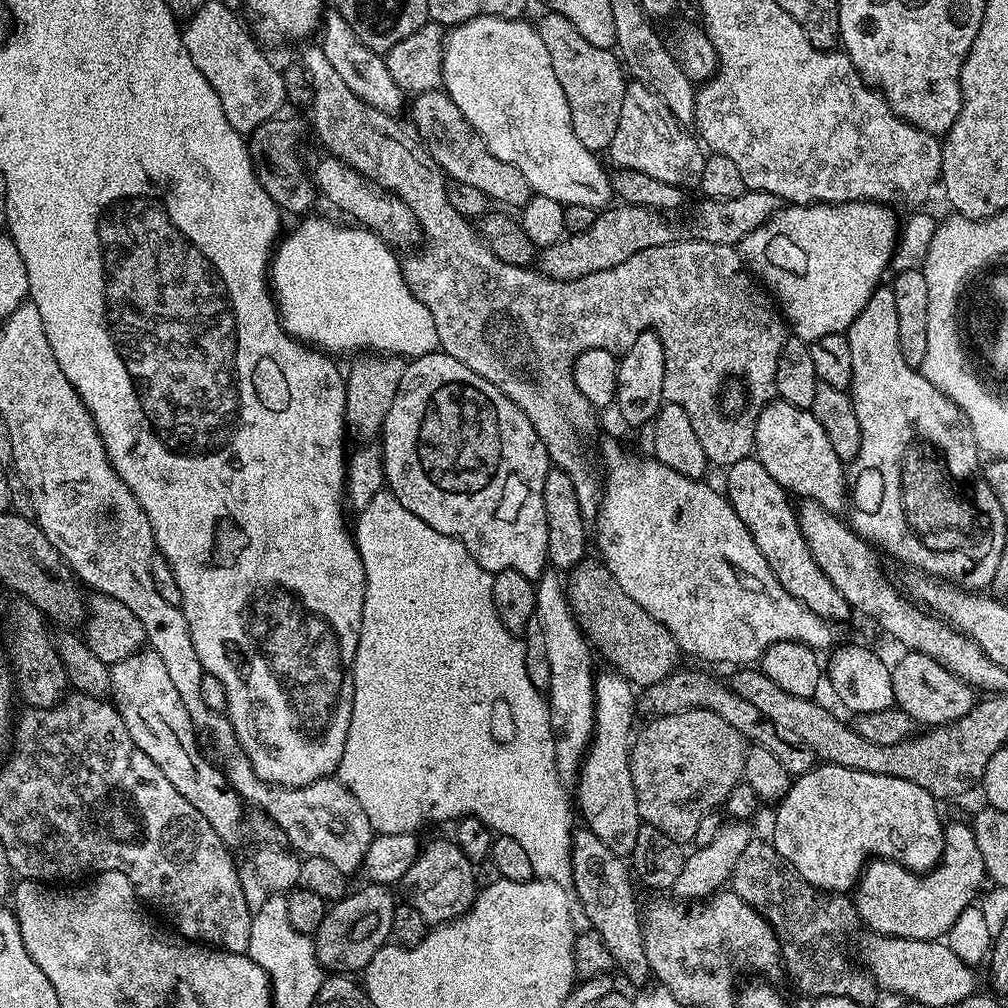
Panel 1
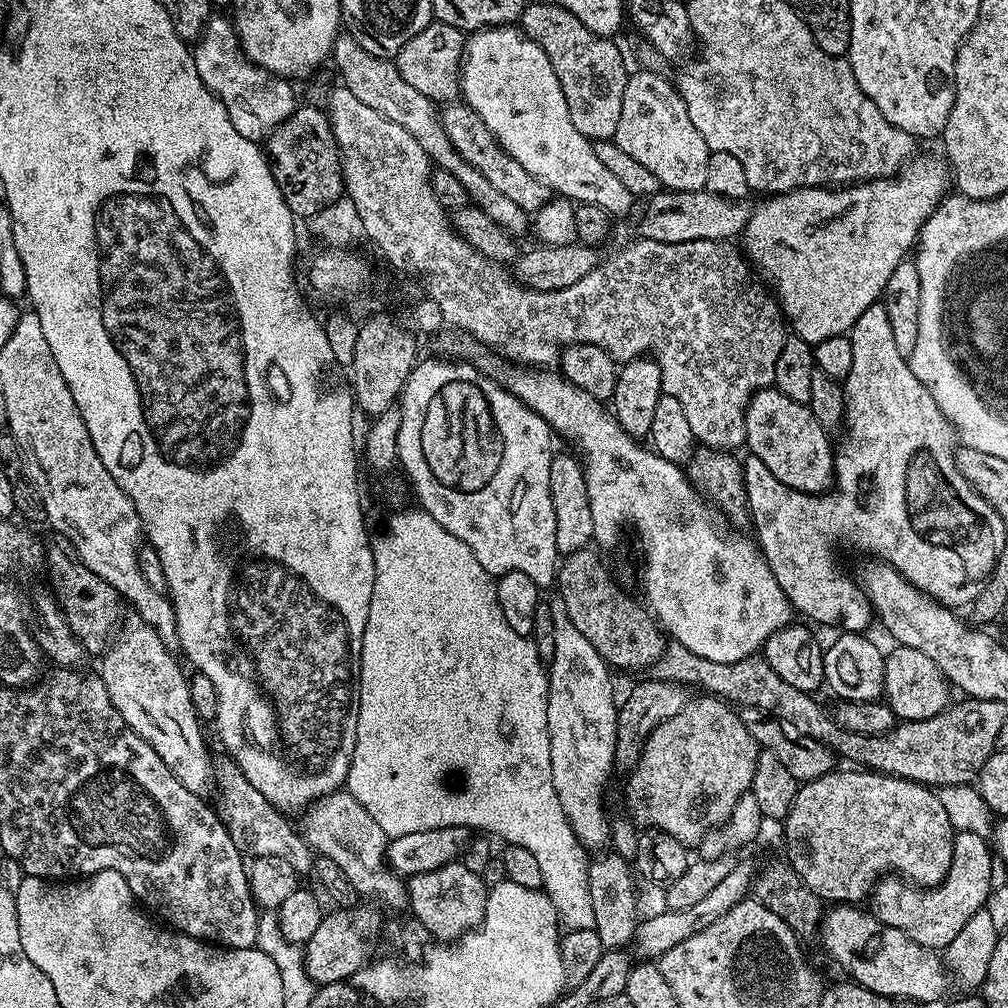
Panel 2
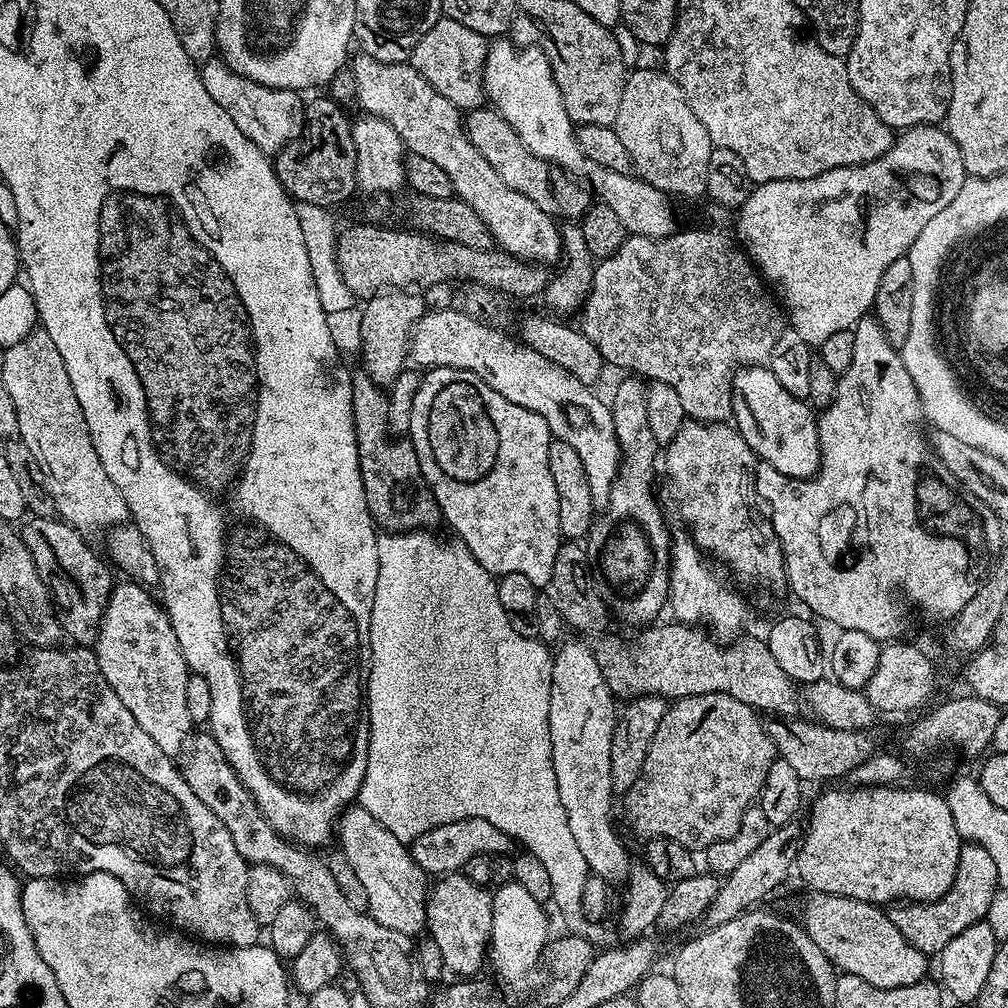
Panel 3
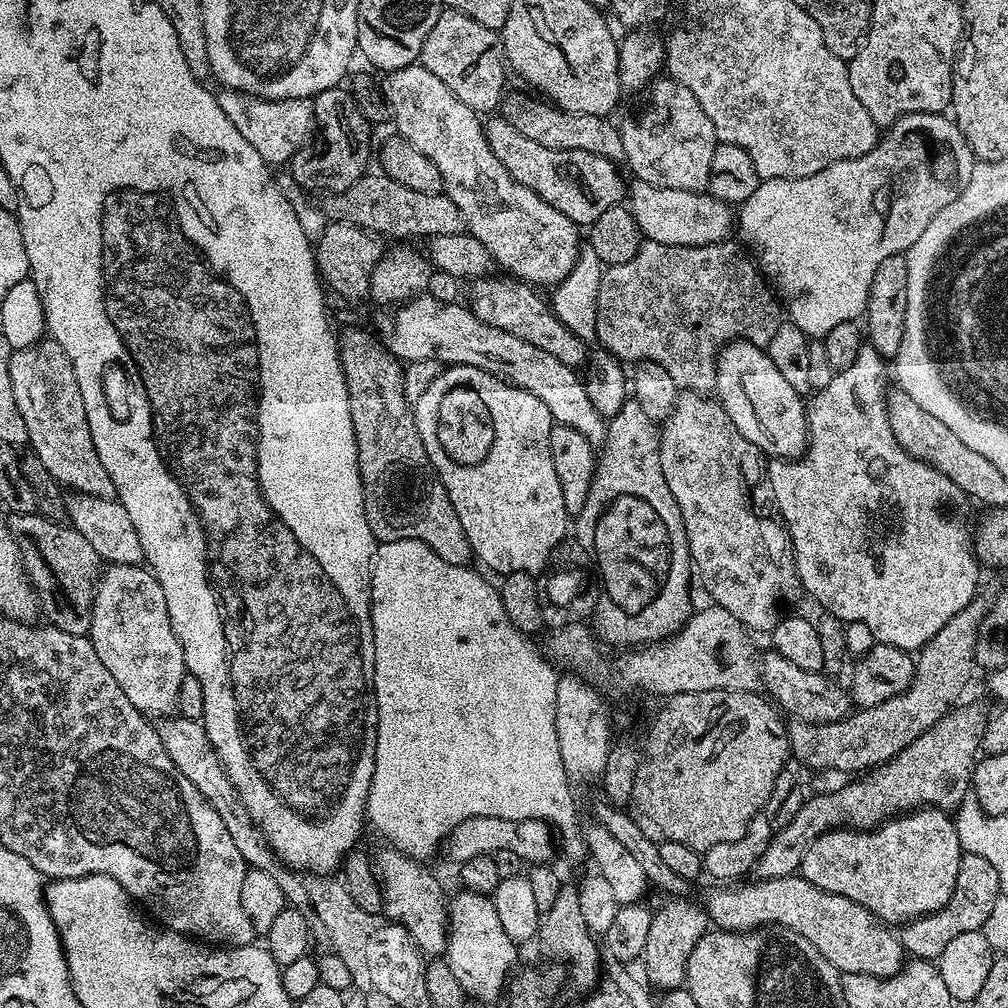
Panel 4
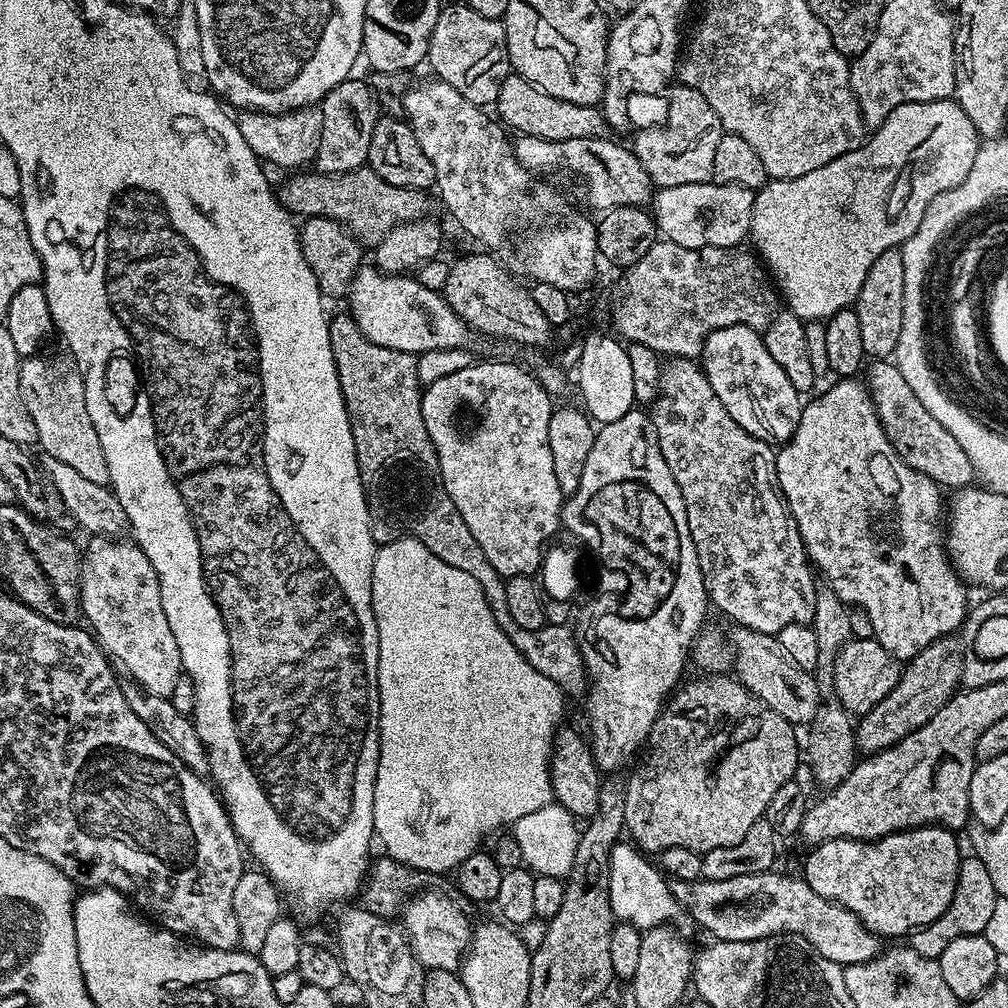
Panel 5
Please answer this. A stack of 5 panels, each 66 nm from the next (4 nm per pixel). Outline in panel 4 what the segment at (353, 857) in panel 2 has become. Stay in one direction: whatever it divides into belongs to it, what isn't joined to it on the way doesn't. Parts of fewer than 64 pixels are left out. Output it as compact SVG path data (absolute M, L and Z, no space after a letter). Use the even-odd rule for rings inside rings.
M384 846L374 863L374 871L384 893L383 915L401 924L425 957L440 958L448 946L448 906L439 878L424 867L428 866L391 846Z

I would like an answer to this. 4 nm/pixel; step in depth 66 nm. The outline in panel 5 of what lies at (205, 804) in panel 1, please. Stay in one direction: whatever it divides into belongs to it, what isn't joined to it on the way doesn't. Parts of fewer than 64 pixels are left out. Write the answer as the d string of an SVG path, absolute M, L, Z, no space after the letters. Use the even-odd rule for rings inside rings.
M92 536L89 541L80 561L80 610L83 619L88 619L87 627L94 633L96 643L117 665L120 663L141 688L155 696L171 697L182 675L180 651L178 642L174 642L174 630L170 630L170 622L166 622L166 610L162 610L158 574L154 574L150 558L146 558L140 547L128 538Z

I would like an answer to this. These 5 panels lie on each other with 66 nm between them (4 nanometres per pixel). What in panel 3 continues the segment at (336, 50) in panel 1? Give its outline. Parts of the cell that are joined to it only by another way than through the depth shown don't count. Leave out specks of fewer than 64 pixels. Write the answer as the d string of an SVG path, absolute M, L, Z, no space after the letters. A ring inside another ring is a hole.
M357 54L351 57L350 69L357 87L355 103L361 104L367 115L394 126L409 153L429 159L449 175L455 197L470 205L485 222L499 249L519 260L547 261L547 240L555 241L558 236L557 225L552 225L555 224L553 217L502 182L490 162L474 149L464 132L461 111L449 99L438 94L408 62L381 64L370 56Z

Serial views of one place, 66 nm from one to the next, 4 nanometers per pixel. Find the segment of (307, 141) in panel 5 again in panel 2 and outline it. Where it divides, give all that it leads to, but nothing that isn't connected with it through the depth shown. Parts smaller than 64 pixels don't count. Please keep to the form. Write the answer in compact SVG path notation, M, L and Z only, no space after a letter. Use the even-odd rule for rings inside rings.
M213 14L209 16L204 32L200 35L200 39L195 41L192 57L194 66L198 66L198 78L202 78L202 82L206 82L209 90L220 99L222 106L226 106L226 114L230 114L230 122L234 122L234 130L238 130L238 134L242 134L242 138L250 138L257 142L267 141L268 135L279 124L286 122L298 107L298 92L292 89L295 87L285 77L275 76L262 66L248 60L247 54L240 48L236 25L227 15Z

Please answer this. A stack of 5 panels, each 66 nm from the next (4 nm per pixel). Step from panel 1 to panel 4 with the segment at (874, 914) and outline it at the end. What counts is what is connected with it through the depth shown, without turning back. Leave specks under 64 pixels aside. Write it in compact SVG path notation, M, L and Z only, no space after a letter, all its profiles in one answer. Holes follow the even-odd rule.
M964 852L960 857L958 882L954 882L954 894L950 894L950 902L946 902L942 910L907 921L898 932L901 946L909 957L939 961L942 950L946 950L946 945L953 938L958 938L958 934L970 934L983 929L986 918L990 918L990 909L1001 894L994 866L990 866L990 862L978 854Z

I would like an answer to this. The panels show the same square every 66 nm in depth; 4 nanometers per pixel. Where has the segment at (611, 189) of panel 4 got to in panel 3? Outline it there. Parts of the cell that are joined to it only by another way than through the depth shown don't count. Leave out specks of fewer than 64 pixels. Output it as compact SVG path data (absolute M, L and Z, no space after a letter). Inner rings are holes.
M481 106L473 108L463 117L464 132L470 142L474 144L474 149L486 158L494 168L495 174L502 178L510 190L516 190L519 194L524 194L538 206L547 216L559 218L564 222L576 222L583 217L590 207L590 192L587 187L575 188L572 185L573 179L563 168L557 168L555 164L548 163L547 160L538 158L525 144L520 141L515 130L509 126L499 112L491 106Z

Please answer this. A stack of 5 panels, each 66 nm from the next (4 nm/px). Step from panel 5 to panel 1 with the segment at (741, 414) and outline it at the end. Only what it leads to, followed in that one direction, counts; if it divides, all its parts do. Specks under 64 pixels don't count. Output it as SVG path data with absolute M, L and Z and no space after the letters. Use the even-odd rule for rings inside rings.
M776 398L759 409L759 411L755 413L754 419L756 421L756 425L754 426L754 442L756 443L754 455L757 460L762 462L762 466L766 466L766 474L770 474L770 478L774 478L774 482L778 482L778 486L782 486L784 491L793 497L818 502L828 512L837 514L843 513L843 508L844 511L846 508L846 468L838 458L838 454L834 454L834 446L830 446L830 438L826 438L826 430L822 430L821 424L818 423L818 418L814 418L812 411L807 408L799 408L790 402Z

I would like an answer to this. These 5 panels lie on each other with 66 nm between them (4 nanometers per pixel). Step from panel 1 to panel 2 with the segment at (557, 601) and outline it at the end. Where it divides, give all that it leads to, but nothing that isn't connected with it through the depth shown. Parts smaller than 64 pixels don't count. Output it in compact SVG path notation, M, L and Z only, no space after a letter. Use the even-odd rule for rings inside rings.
M553 603L551 609L554 654L547 669L546 702L546 726L550 734L550 774L554 778L558 802L562 802L562 810L574 834L585 849L600 850L610 840L610 817L604 813L604 787L608 784L611 772L614 772L616 762L618 696L612 693L613 673L608 663L574 627L574 622L570 622L563 604Z

